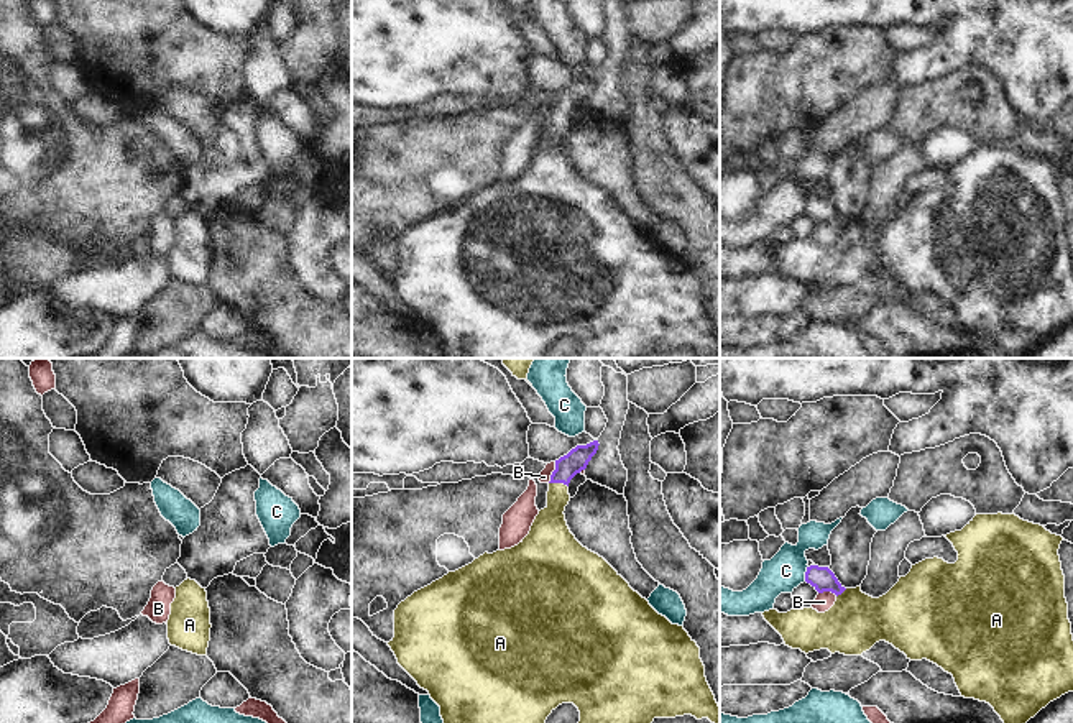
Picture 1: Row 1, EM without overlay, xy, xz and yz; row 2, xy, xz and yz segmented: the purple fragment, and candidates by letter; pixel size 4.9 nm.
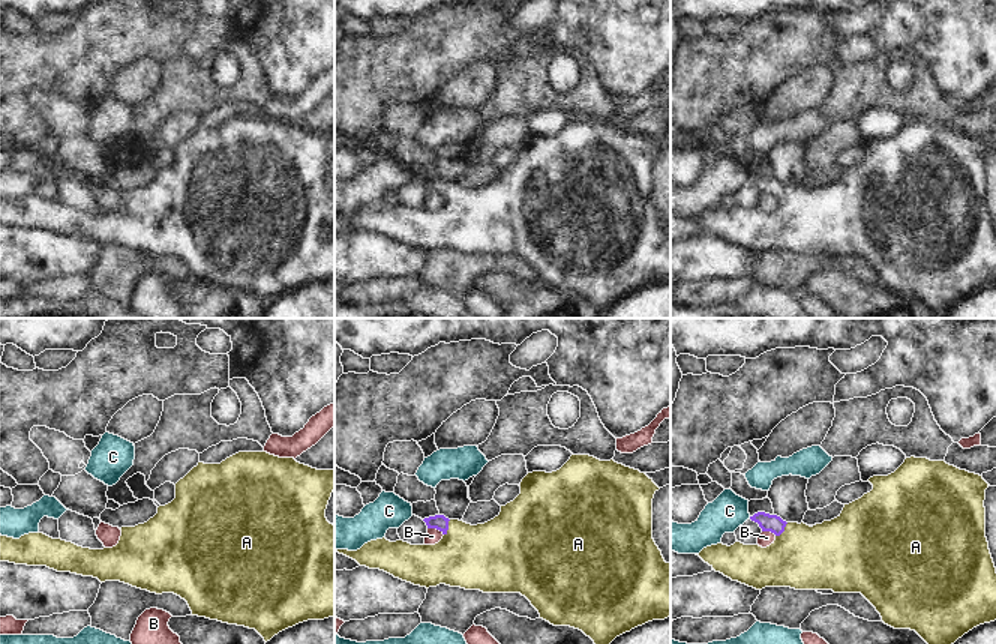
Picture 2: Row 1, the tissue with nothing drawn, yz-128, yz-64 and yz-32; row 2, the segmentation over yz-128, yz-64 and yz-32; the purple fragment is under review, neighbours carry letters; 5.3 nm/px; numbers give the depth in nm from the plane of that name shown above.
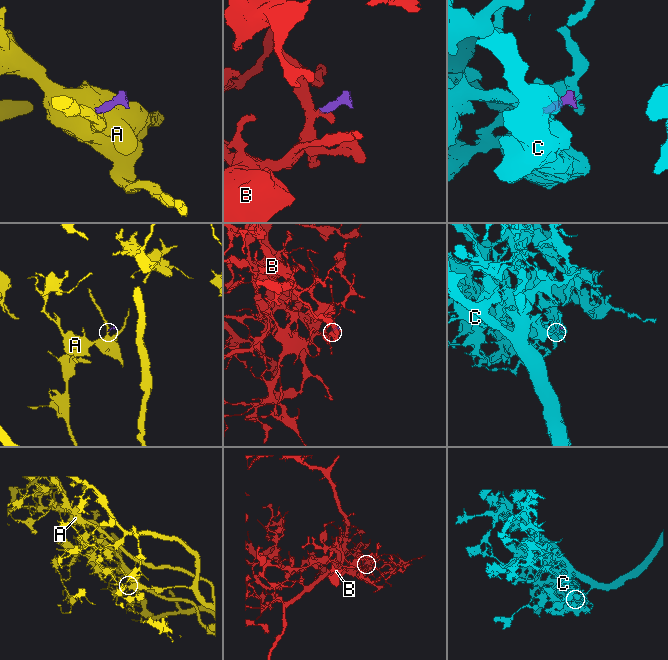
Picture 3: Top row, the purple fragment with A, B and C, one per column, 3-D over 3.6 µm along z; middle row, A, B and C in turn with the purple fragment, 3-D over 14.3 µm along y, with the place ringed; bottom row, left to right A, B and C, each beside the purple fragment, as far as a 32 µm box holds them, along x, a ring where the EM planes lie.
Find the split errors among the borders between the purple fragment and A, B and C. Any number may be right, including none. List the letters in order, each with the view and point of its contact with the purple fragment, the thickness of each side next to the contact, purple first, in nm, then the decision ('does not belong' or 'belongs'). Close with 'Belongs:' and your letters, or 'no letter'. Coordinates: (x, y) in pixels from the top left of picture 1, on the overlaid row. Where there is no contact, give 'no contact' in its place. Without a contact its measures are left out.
A: xz (559, 482) | 110/190 nm | belongs
B: xz (552, 472) | 110/60 nm | does not belong
C: yz (805, 574) | 110/190 nm | does not belong
Belongs: A

